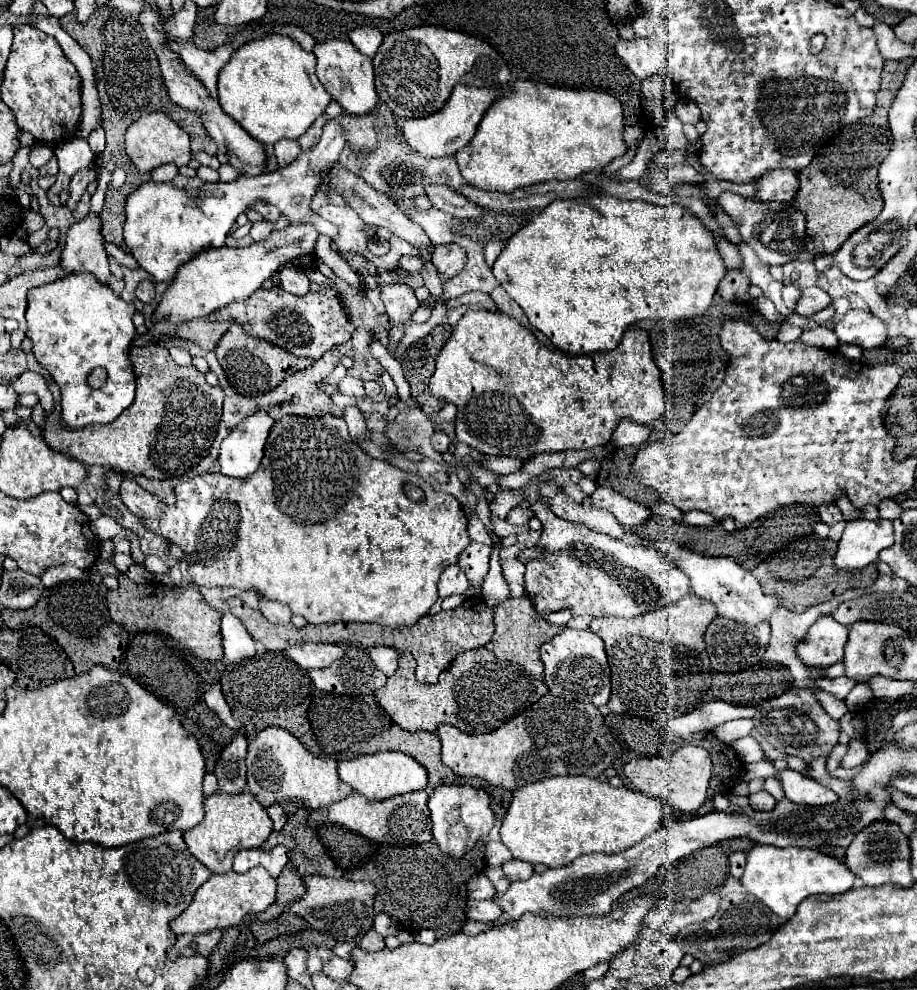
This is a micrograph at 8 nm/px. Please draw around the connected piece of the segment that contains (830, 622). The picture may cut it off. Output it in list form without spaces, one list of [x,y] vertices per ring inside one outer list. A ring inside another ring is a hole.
[[[820,616],[798,644],[798,656],[806,666],[832,666],[842,660],[848,628],[832,616]]]

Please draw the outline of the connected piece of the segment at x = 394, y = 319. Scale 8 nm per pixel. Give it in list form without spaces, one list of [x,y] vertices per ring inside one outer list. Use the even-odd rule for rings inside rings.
[[[402,282],[390,284],[382,288],[382,300],[386,306],[386,314],[390,318],[390,342],[388,342],[388,350],[392,354],[398,352],[398,344],[404,336],[404,326],[410,320],[410,316],[418,310],[418,298],[414,294],[412,288],[408,288]]]

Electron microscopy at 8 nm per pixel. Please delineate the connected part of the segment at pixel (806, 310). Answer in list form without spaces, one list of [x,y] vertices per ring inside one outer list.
[[[804,288],[802,296],[796,302],[794,312],[804,316],[804,318],[812,318],[812,314],[816,314],[816,312],[824,310],[826,306],[830,306],[830,302],[832,302],[832,298],[824,290],[820,290],[820,288]]]

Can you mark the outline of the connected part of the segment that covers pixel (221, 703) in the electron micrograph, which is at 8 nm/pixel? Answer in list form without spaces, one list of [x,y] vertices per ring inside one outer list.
[[[212,684],[206,688],[206,694],[204,694],[204,700],[206,700],[206,706],[222,720],[222,724],[226,724],[228,728],[232,730],[238,730],[238,734],[244,734],[244,726],[232,718],[232,712],[230,712],[230,706],[226,704],[224,696],[222,696],[222,690],[218,684]]]

